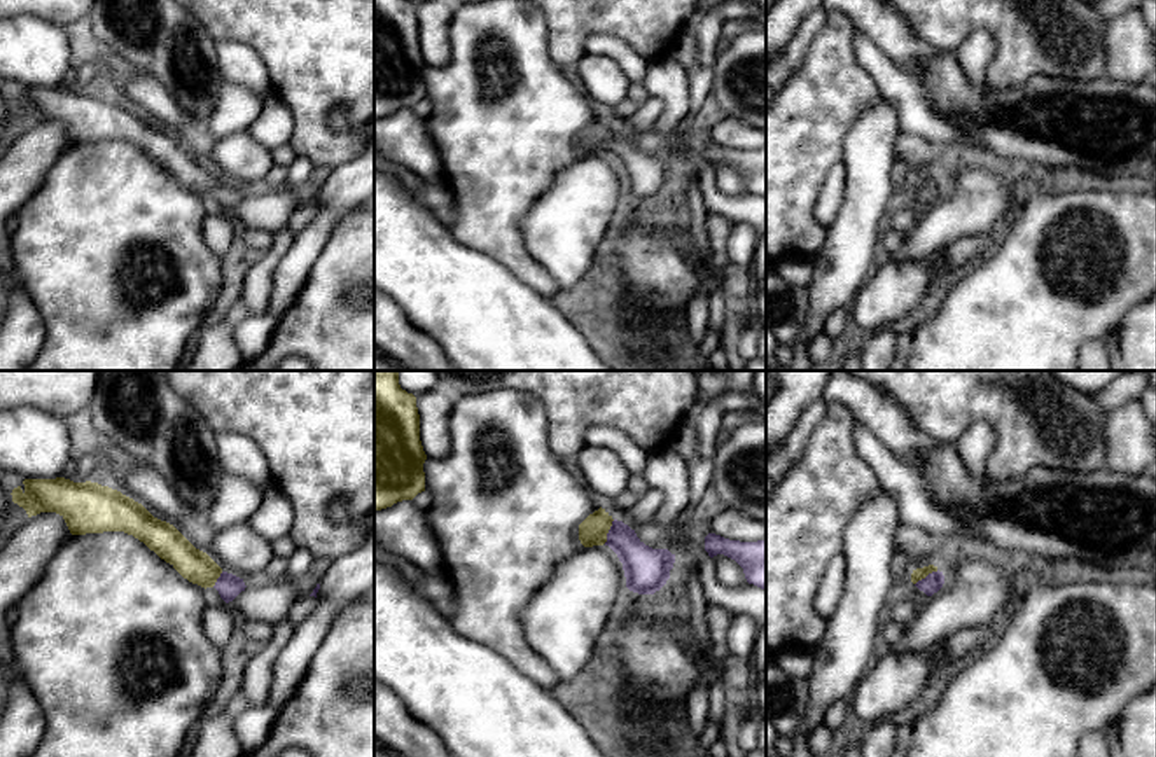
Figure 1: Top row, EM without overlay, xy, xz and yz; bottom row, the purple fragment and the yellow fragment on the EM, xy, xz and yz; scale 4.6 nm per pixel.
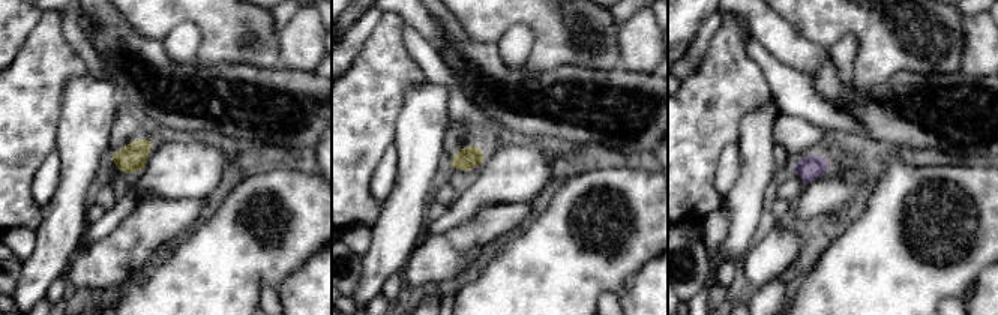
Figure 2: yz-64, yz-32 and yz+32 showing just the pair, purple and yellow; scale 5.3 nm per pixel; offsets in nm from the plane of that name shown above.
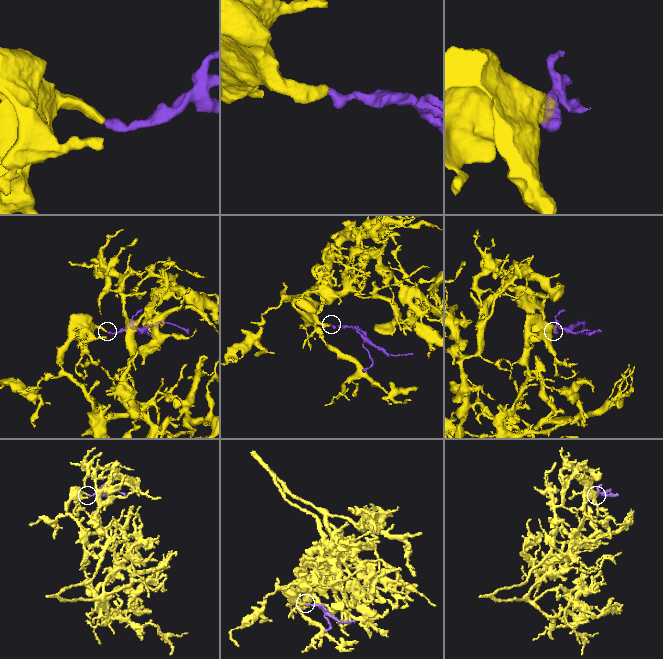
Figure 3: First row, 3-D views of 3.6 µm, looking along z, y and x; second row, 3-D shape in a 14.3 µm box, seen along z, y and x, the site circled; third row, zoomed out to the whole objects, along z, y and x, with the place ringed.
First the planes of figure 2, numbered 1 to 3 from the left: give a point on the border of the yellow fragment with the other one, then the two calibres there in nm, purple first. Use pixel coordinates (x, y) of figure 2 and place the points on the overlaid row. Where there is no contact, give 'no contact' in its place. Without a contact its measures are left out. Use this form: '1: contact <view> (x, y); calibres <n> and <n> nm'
1: no contact
2: contact yz-32 (473, 168); calibres 20 and 120 nm
3: no contact

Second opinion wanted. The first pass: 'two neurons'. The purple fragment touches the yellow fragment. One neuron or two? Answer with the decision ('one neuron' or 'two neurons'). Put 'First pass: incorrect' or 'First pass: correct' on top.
First pass: incorrect
one neuron

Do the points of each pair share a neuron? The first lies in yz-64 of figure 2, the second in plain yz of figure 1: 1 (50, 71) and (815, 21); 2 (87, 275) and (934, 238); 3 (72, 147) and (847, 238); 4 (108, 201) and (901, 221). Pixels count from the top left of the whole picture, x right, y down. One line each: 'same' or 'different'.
1: different
2: different
3: same
4: same

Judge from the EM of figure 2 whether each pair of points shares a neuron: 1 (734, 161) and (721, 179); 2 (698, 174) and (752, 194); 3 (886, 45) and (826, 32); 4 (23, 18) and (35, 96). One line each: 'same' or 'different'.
1: same
2: different
3: same
4: different

